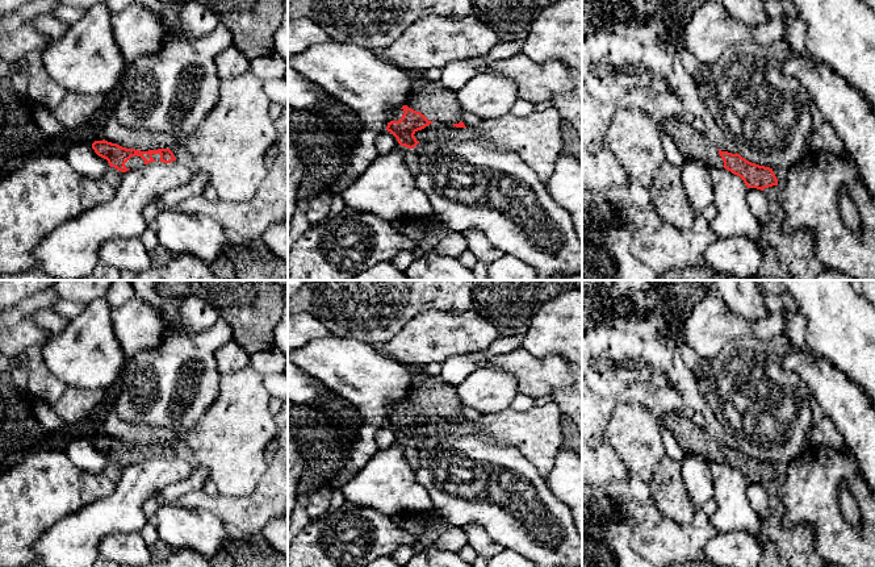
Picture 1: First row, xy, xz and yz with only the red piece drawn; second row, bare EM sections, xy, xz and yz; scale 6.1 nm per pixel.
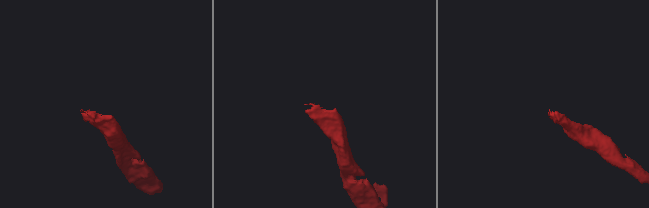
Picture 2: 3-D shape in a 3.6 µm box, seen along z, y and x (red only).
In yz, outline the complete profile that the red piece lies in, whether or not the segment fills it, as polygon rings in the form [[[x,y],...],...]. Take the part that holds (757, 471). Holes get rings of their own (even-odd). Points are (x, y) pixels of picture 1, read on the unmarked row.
[[[677,412],[657,417],[674,435],[686,455],[702,456],[711,462],[724,462],[740,471],[748,483],[765,483],[778,480],[778,474],[770,462],[752,458],[740,449],[721,446],[708,437],[704,428],[696,426],[690,418]]]

